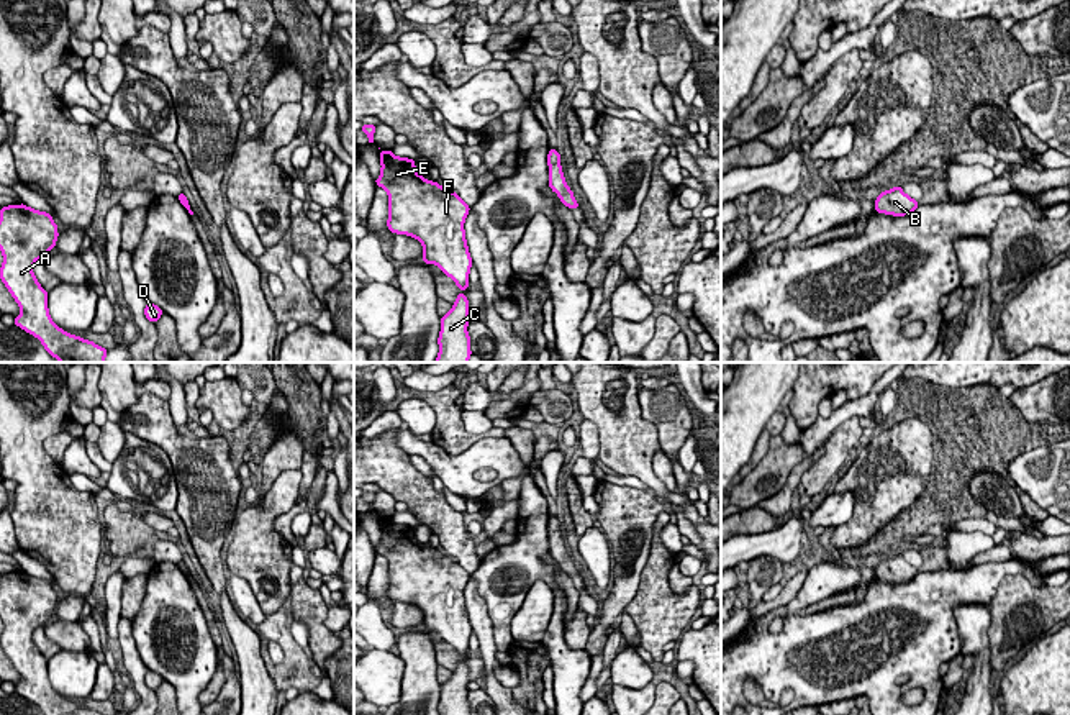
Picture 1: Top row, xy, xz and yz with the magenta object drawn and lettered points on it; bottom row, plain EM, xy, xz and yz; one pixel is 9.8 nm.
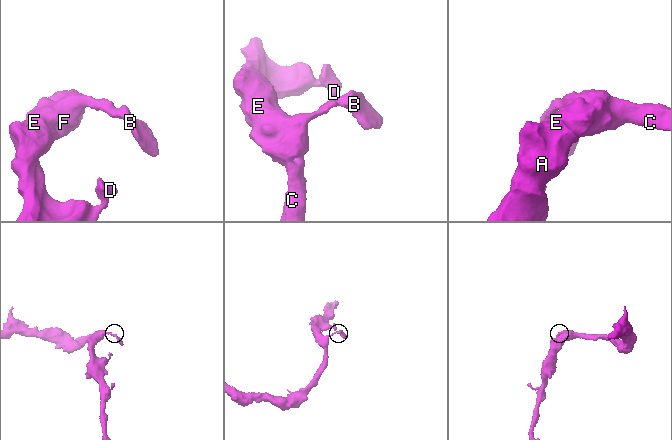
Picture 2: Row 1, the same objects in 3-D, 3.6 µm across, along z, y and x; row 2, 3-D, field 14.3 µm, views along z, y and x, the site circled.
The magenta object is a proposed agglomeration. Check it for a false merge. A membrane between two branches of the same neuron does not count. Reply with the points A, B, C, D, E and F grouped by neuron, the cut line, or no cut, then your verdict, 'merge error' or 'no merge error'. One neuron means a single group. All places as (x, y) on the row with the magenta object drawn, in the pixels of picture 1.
groups A B C D E F; cut none; no merge error

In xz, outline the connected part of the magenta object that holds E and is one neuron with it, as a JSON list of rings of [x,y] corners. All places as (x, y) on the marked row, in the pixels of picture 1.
[[[380,149],[380,164],[375,184],[388,194],[388,230],[393,235],[416,238],[424,248],[421,259],[436,264],[462,290],[441,318],[439,354],[434,362],[469,362],[470,312],[464,290],[469,287],[474,262],[464,221],[470,207],[456,192],[419,175],[413,159],[393,156],[392,149]]]

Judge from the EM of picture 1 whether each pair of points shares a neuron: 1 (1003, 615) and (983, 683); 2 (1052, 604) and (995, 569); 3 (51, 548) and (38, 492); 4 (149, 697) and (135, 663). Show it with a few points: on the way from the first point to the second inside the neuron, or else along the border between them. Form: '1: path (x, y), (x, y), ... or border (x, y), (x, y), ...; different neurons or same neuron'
1: border (990, 622), (988, 650), (992, 669); different neurons
2: border (1042, 586), (1006, 574), (990, 607); different neurons
3: path (51, 535), (48, 505); same neuron
4: path (141, 689), (136, 671); same neuron

